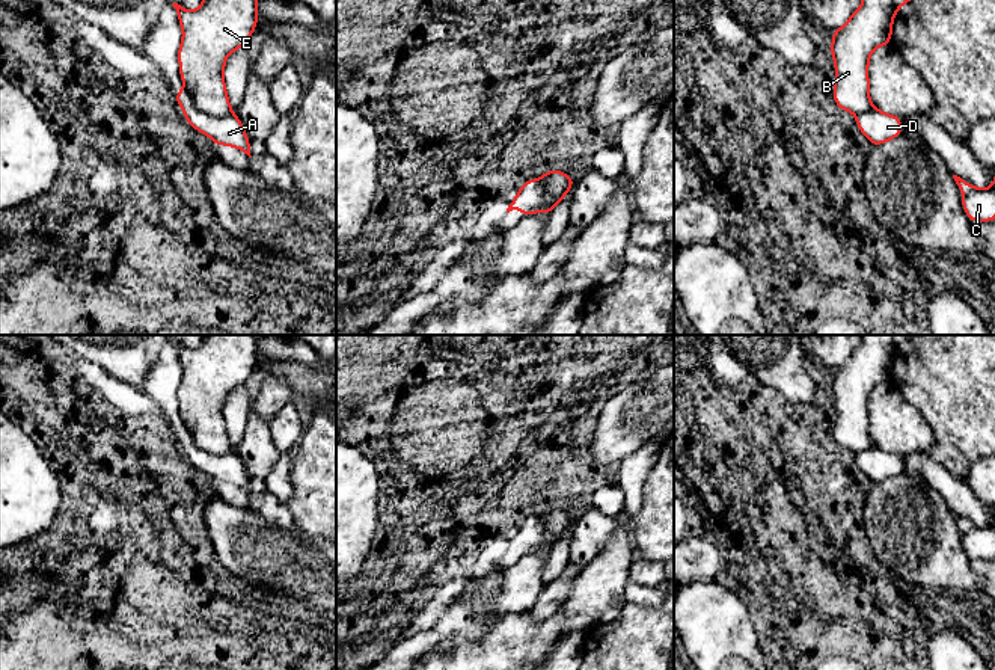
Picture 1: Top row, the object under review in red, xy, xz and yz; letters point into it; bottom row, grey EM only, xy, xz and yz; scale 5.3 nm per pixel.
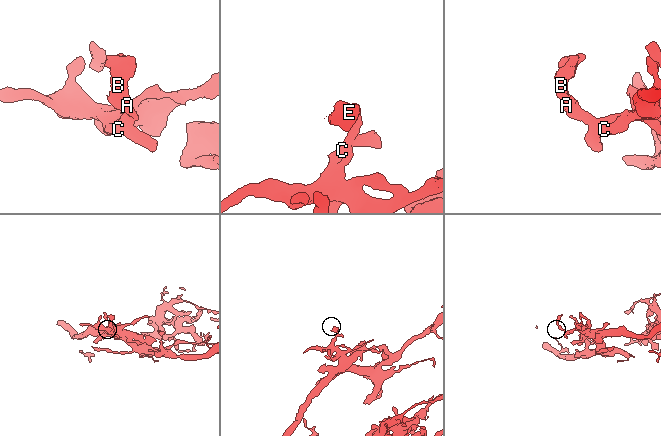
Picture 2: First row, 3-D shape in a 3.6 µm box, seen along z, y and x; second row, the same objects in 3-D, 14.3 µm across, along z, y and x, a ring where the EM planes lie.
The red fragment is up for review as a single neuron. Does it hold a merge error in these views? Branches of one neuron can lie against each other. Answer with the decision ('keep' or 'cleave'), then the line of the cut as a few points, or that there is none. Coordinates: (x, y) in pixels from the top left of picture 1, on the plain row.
cleave | xy (183, 424), (201, 448), (214, 454), (232, 451)

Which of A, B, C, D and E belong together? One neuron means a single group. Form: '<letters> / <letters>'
A C D / B E

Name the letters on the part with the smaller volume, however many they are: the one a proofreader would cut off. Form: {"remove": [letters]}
{"remove": ["B", "E"]}

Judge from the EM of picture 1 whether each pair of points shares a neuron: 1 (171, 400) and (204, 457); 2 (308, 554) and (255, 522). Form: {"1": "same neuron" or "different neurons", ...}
{"1": "same neuron", "2": "same neuron"}

